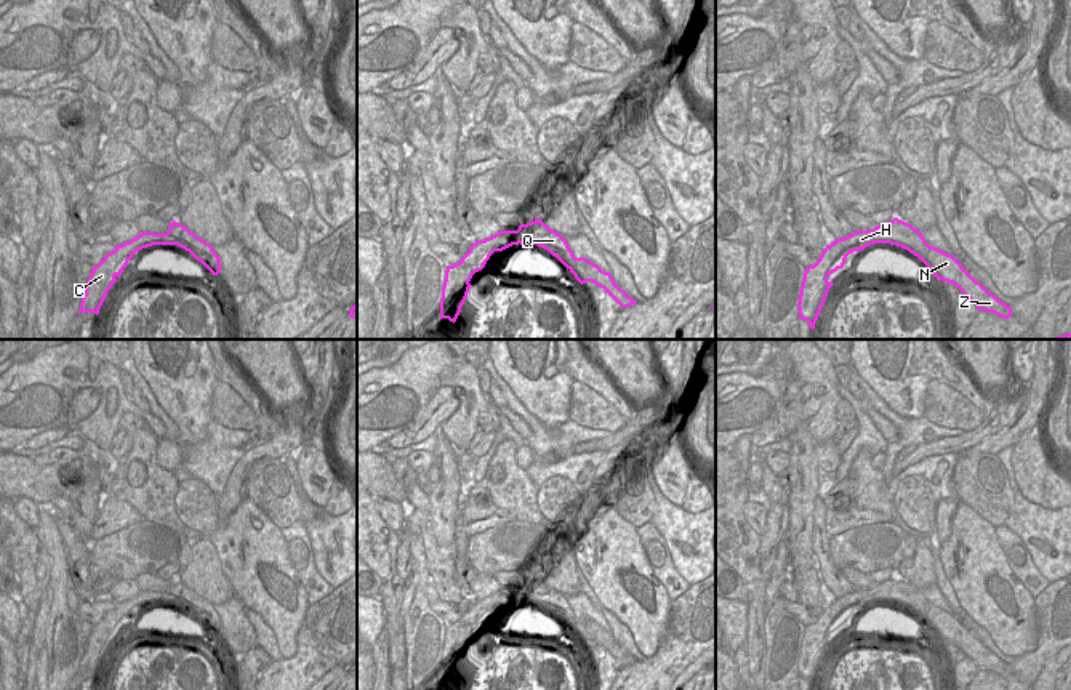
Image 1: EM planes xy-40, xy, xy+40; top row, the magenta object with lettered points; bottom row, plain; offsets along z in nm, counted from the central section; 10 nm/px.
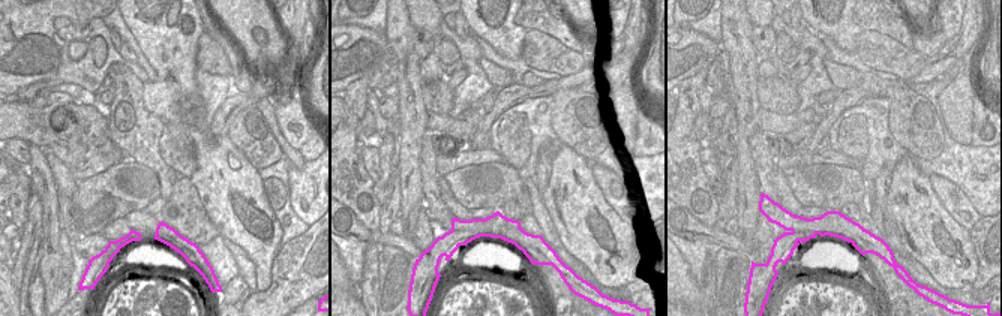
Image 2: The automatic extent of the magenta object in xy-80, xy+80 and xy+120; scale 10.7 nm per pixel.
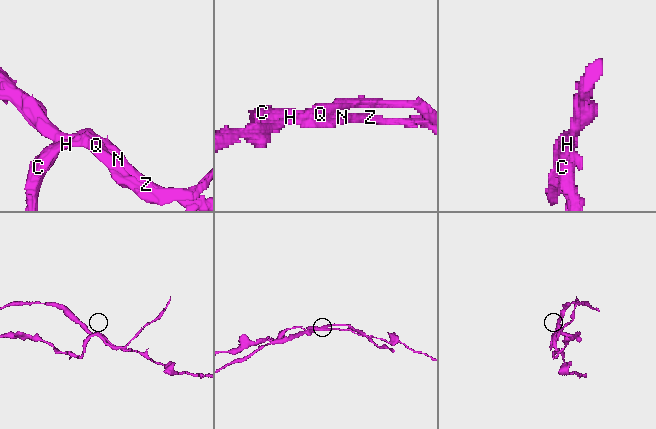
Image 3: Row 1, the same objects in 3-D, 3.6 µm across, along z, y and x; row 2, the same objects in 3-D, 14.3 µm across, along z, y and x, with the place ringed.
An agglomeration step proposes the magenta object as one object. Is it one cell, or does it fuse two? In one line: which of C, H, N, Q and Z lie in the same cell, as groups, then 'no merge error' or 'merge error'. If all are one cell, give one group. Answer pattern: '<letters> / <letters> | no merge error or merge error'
C H Q / N Z | merge error

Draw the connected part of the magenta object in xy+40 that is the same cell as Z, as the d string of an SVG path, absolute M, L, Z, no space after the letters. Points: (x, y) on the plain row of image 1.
M929 604L929 613L922 621L938 640L943 639L959 647L964 655L978 666L978 669L993 671L1002 677L1012 676L1012 666L977 640L953 613Z

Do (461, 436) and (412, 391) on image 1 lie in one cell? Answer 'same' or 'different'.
same

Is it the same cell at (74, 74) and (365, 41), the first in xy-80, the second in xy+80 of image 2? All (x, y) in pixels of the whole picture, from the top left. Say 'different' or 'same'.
same

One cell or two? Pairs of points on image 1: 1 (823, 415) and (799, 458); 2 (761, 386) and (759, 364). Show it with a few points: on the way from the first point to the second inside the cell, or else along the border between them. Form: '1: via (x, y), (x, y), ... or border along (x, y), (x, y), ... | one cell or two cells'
1: border along (804, 423), (815, 442) | two cells
2: border along (775, 356), (759, 372), (732, 373) | two cells

